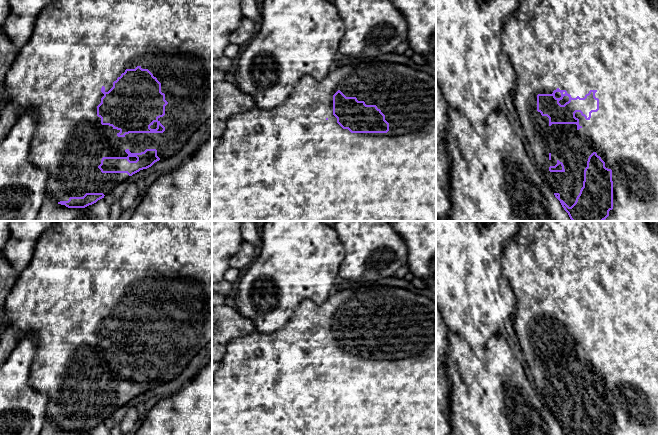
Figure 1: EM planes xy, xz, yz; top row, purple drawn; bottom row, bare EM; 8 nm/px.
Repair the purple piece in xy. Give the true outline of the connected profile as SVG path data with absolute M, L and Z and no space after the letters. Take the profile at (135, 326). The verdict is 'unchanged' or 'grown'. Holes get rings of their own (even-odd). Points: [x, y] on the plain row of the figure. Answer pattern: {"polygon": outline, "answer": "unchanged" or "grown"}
{"polygon": "M56 221L38 239L30 263L18 274L15 284L6 297L5 310L9 315L10 322L17 330L18 341L29 333L37 335L37 348L31 365L28 384L47 396L46 423L51 422L68 432L85 432L92 429L133 398L151 391L160 383L167 383L176 379L203 348L212 344L212 221Z", "answer": "grown"}

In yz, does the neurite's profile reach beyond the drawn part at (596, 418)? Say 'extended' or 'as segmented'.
extended

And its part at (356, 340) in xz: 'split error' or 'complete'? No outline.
split error

